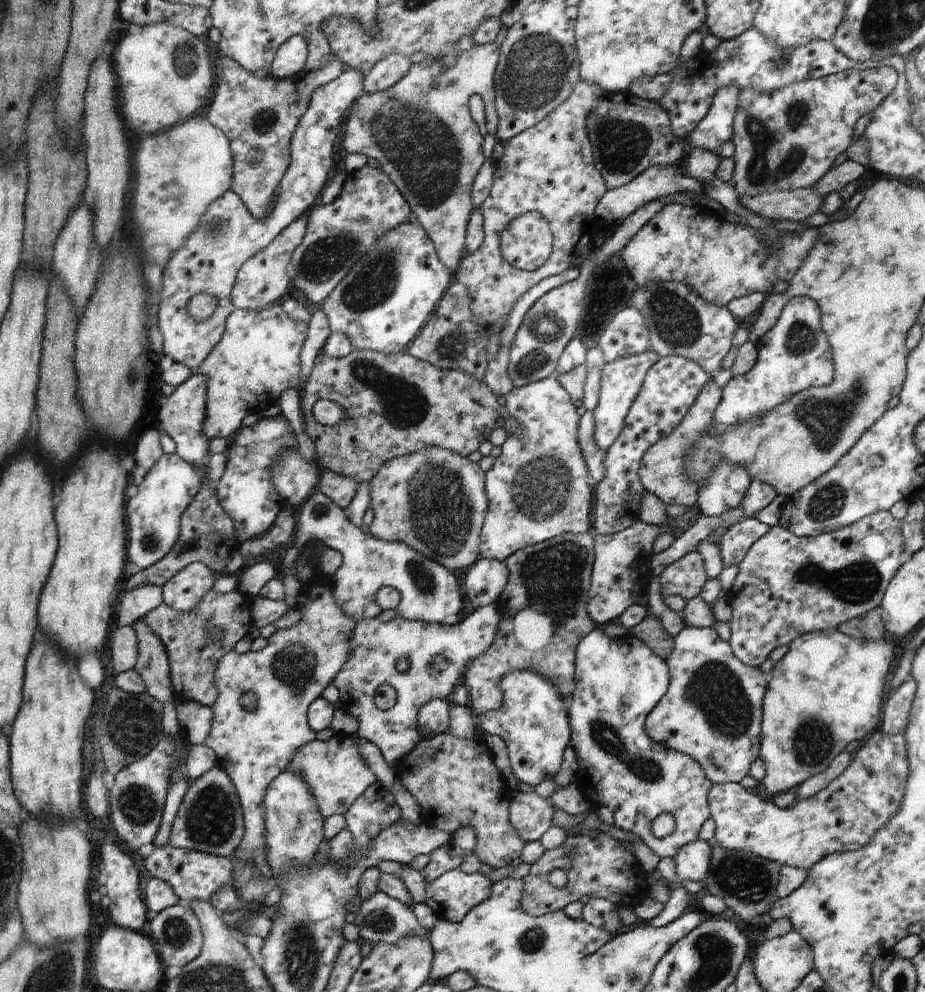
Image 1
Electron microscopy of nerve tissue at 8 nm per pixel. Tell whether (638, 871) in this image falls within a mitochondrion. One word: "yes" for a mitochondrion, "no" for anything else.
no

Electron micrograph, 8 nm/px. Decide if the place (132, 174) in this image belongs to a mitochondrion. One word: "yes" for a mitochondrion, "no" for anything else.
no

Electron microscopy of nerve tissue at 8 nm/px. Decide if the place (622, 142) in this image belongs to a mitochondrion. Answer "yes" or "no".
yes

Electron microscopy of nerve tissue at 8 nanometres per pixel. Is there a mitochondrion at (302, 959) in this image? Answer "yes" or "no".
yes

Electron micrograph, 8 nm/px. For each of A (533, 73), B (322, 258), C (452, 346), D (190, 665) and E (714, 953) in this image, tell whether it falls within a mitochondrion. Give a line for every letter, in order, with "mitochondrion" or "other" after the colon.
A: mitochondrion
B: mitochondrion
C: mitochondrion
D: other
E: mitochondrion

